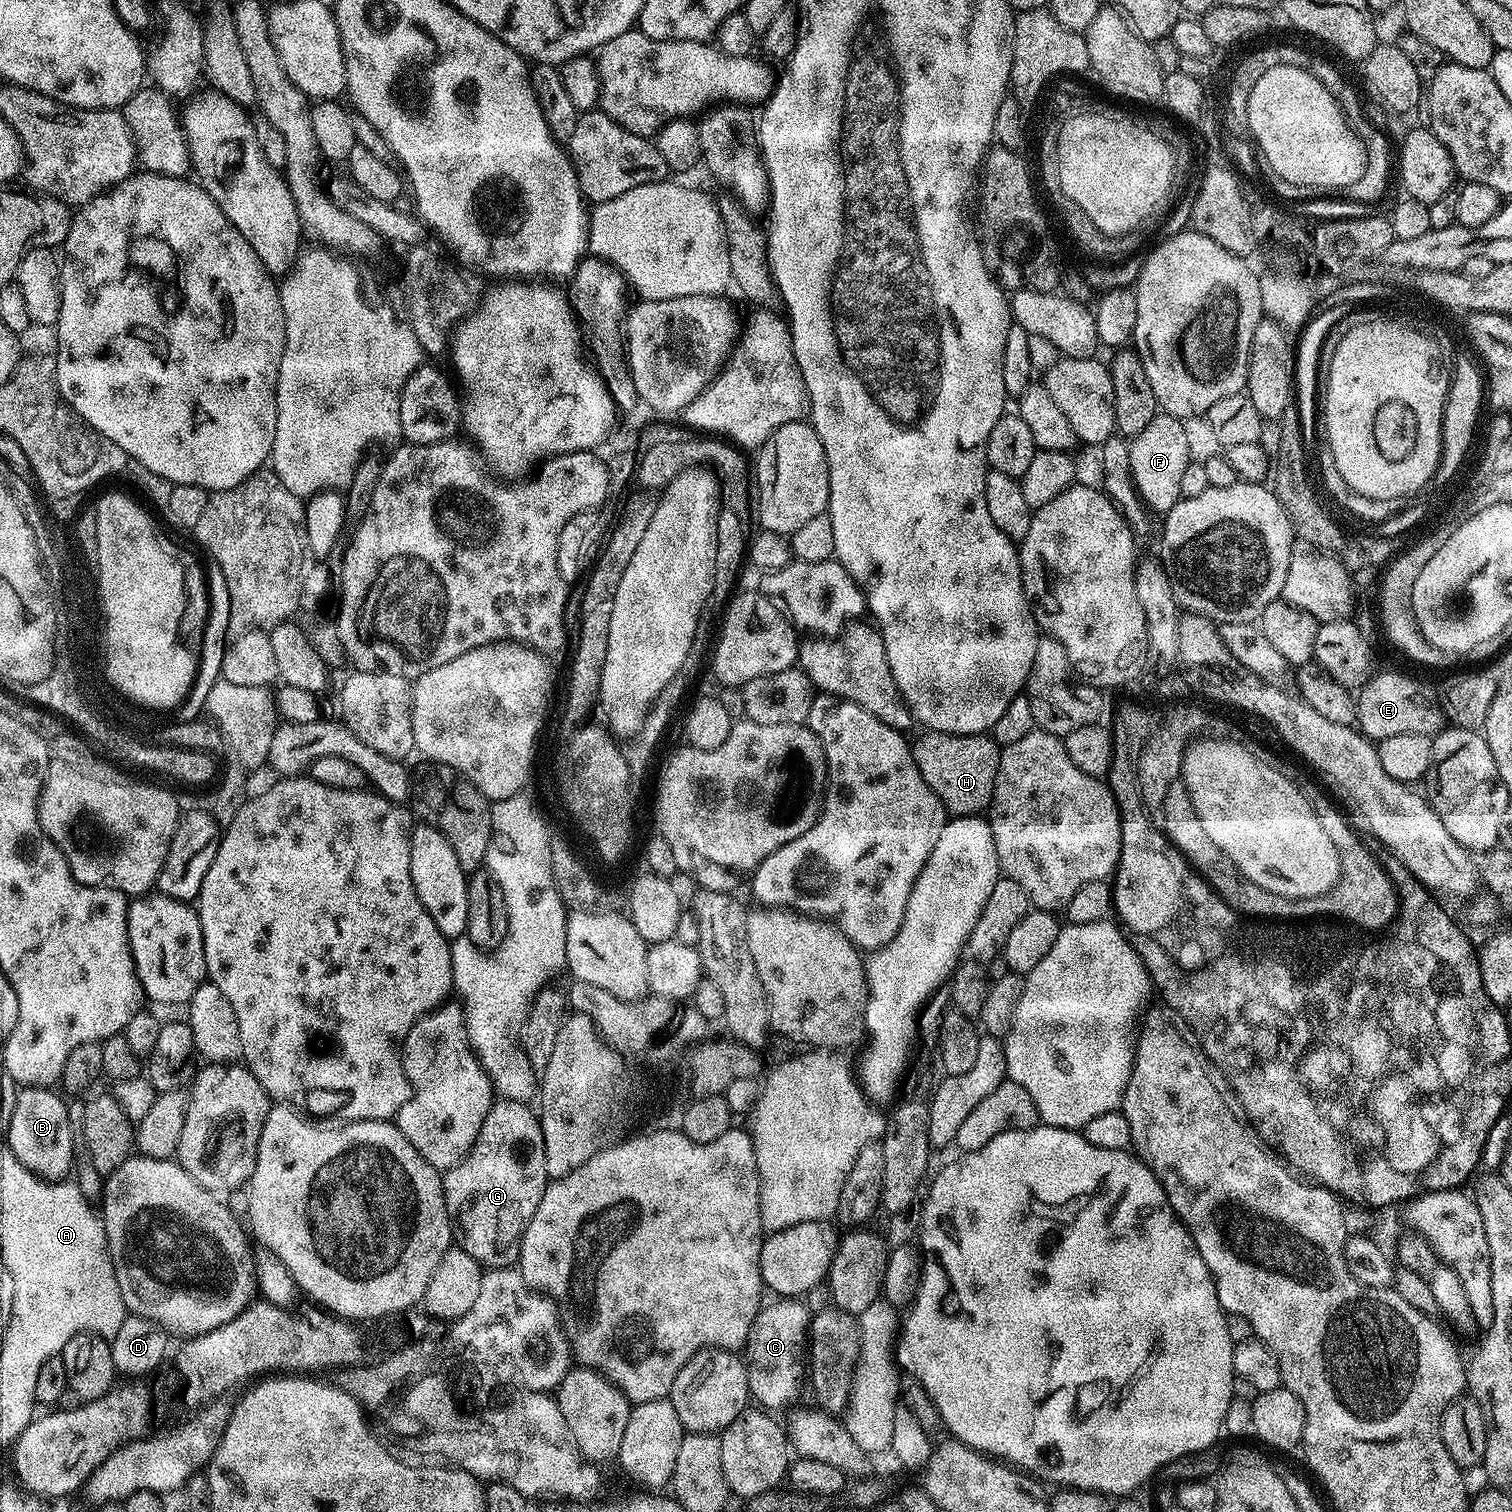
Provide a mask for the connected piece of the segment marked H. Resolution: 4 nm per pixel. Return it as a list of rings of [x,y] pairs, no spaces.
[[[931,730],[923,734],[925,736],[918,737],[912,744],[912,757],[918,766],[918,774],[926,778],[926,786],[930,786],[930,790],[934,790],[934,794],[938,794],[938,798],[944,804],[945,813],[953,817],[981,815],[992,802],[994,782],[998,774],[998,762],[1002,751],[1001,745],[997,744],[988,734],[967,736],[966,734],[950,734]]]

